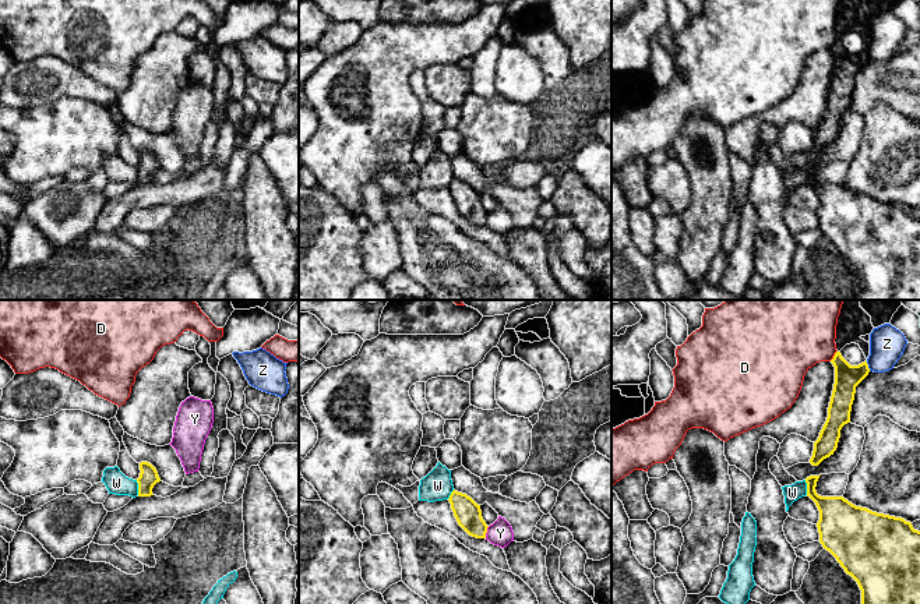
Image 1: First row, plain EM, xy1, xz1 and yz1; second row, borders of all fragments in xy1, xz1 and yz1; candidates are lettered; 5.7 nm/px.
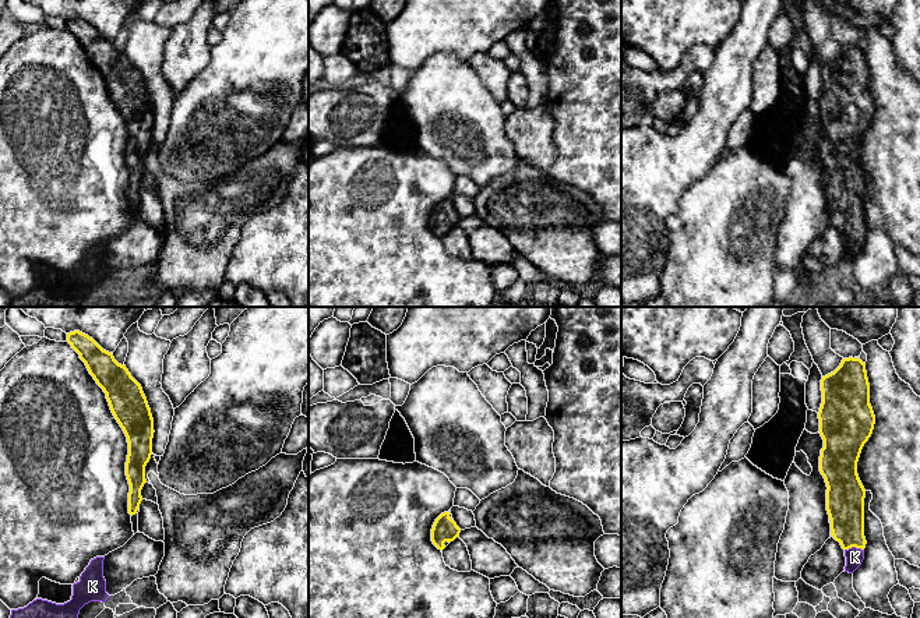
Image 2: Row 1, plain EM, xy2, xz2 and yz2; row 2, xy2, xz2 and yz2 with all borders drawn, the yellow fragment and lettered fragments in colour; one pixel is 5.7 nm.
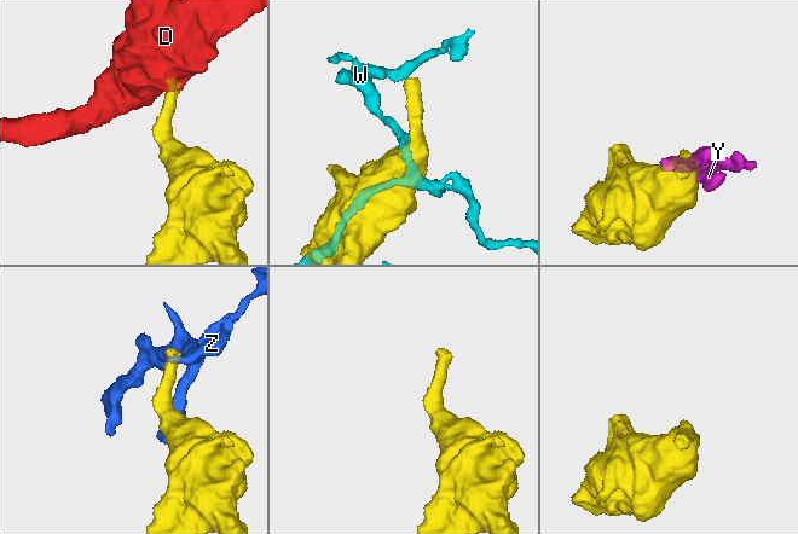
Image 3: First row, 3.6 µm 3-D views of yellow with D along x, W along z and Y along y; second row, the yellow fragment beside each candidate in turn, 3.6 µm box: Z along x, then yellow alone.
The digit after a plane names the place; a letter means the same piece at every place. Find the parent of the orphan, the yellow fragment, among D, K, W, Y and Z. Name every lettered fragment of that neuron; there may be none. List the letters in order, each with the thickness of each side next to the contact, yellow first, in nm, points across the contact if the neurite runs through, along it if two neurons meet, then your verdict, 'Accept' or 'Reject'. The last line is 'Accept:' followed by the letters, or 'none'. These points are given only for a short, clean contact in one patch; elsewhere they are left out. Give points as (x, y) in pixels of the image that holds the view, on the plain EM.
D: Thickness 150 nm (yellow) against 360 nm. Boundary: yz1 (836, 38), (829, 48). Reject
K: Thickness 220 nm (yellow) against 100 nm. Path across: yz2 (845, 191), (846, 211), (853, 233), (855, 244). Accept
W: Thickness 110 nm (yellow) against 130 nm. Boundary: xy1 (136, 168), (138, 182). Reject
Y: Thickness 150 nm (yellow) against 150 nm. Reject
Z: Thickness 150 nm (yellow) against 200 nm. Boundary: yz1 (866, 49), (870, 57). Reject
Accept: K

